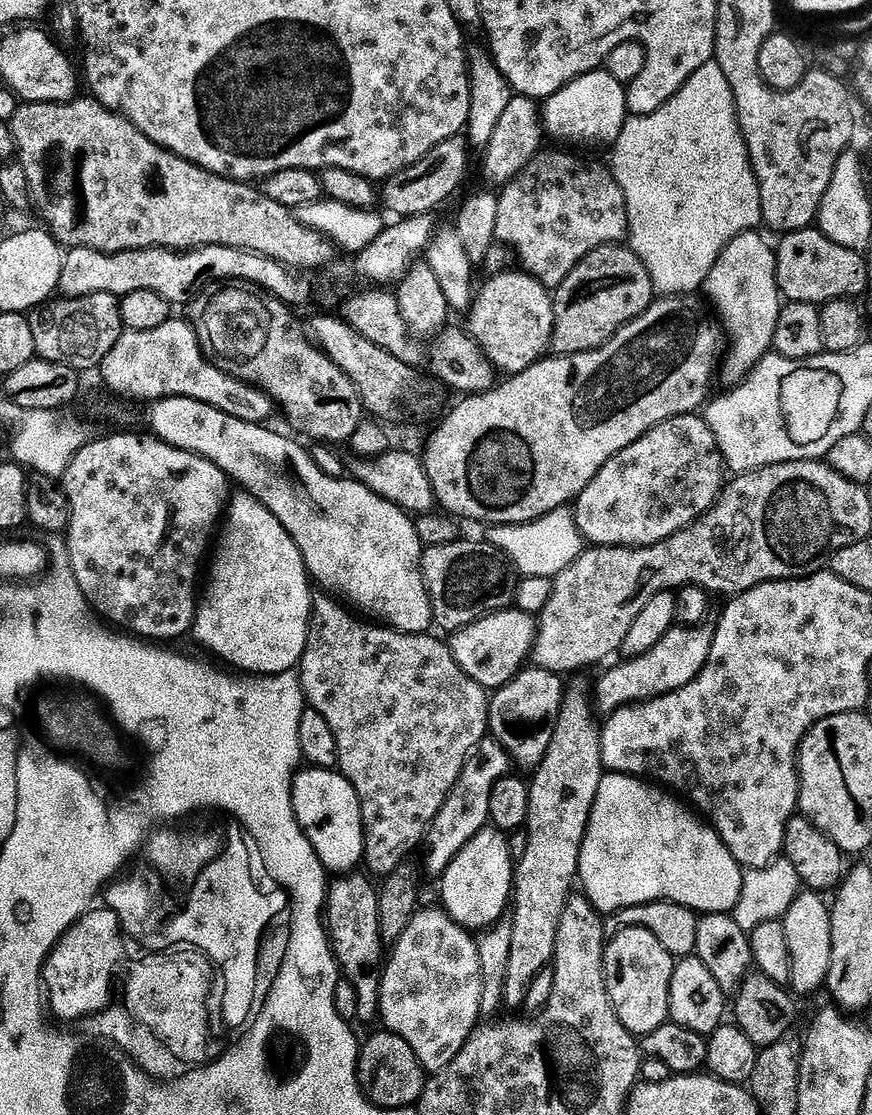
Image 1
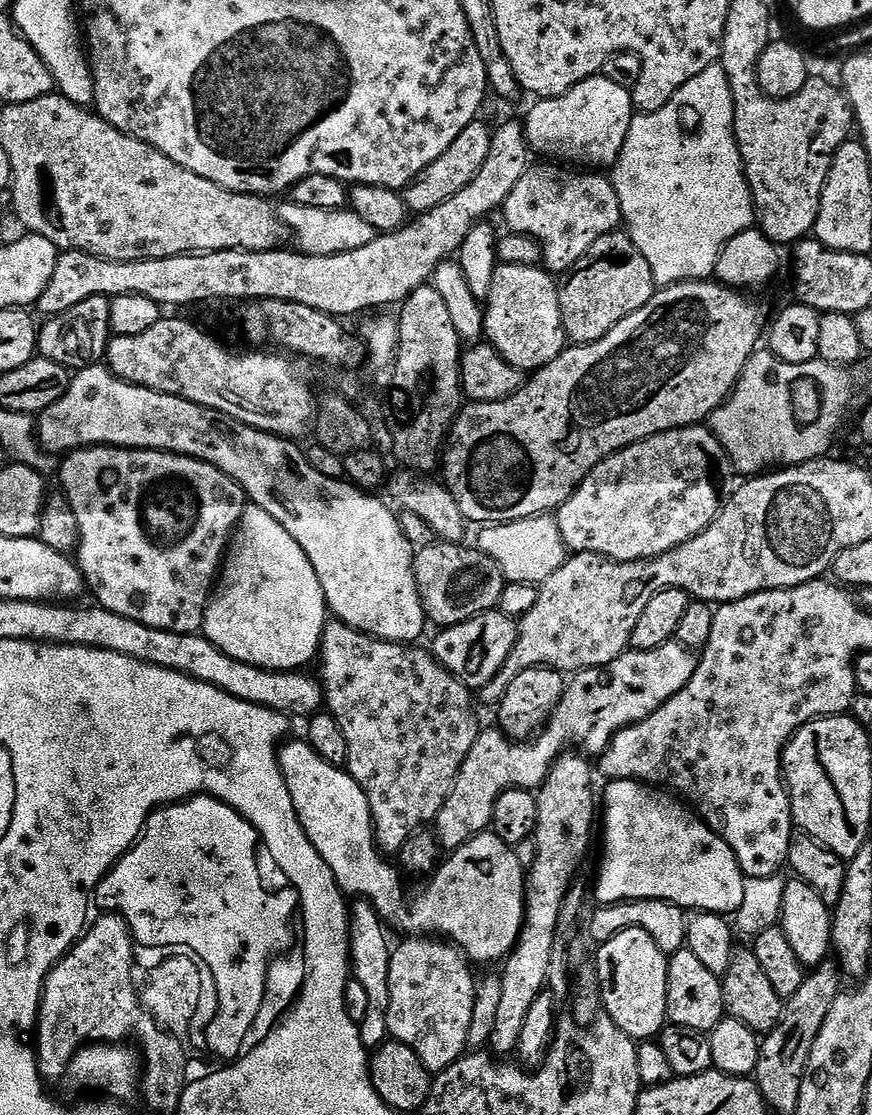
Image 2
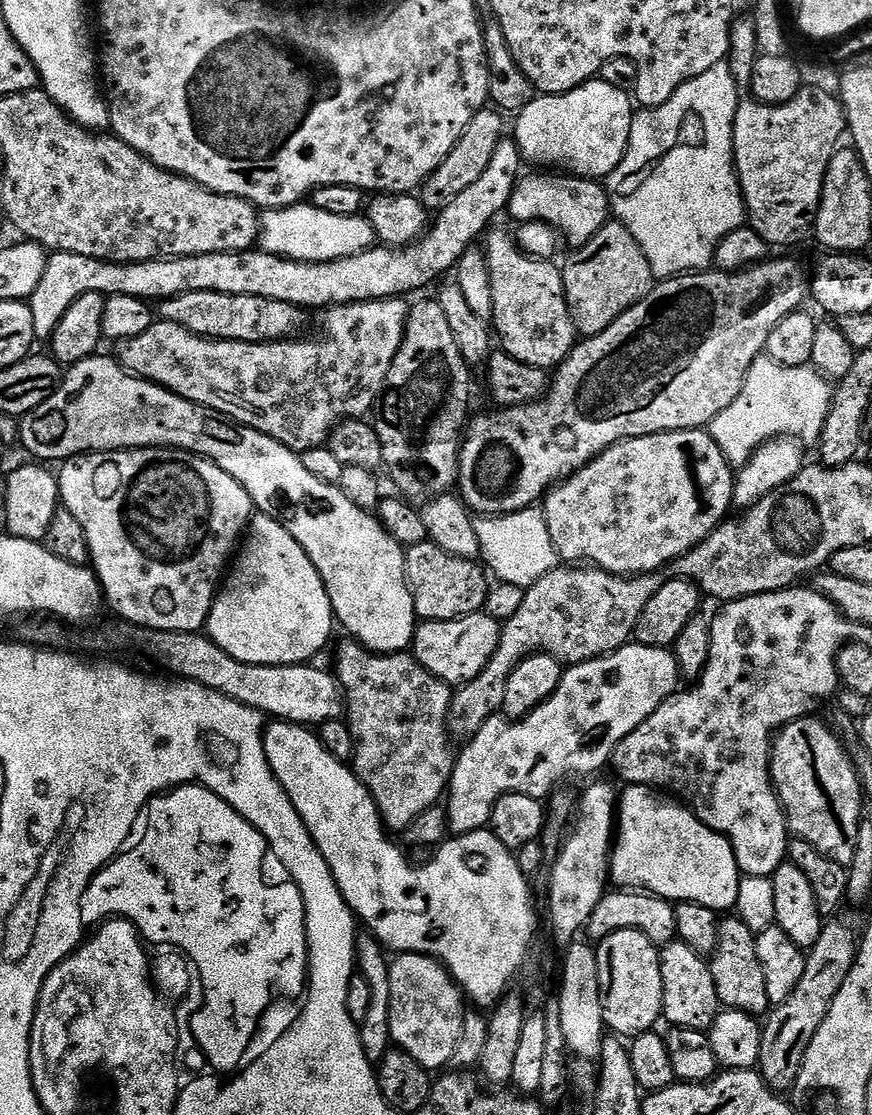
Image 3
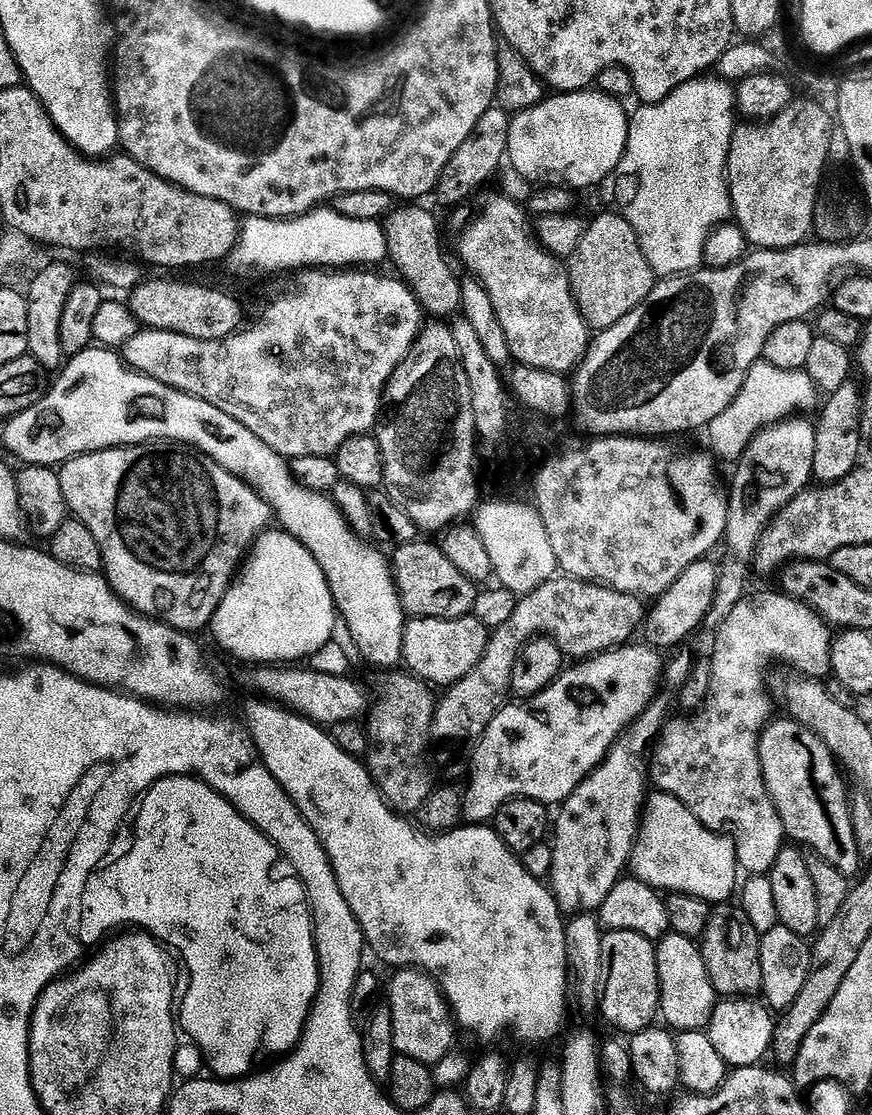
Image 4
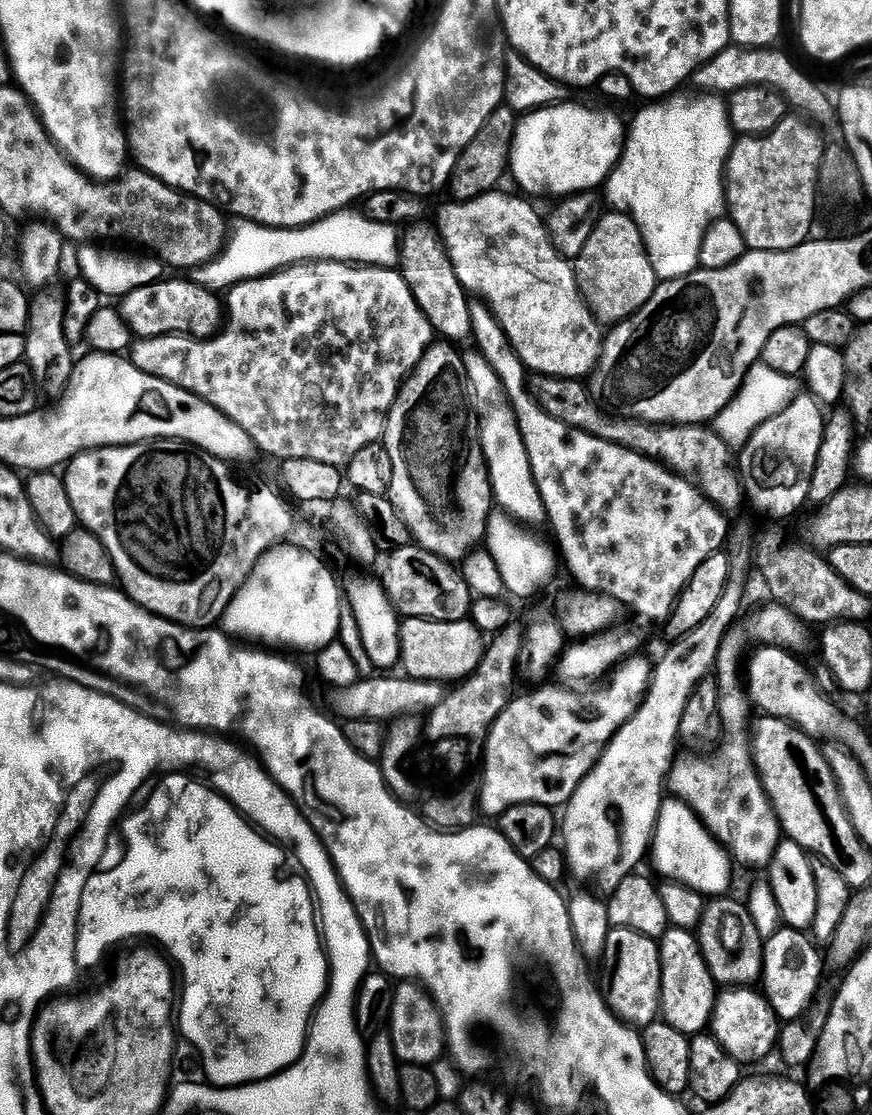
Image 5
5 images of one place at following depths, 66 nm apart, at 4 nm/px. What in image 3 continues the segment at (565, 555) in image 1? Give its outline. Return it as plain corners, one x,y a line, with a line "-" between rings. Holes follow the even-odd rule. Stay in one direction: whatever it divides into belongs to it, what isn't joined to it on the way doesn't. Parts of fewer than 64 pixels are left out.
539,507
523,508
520,512
511,512
505,516
477,519
476,533
483,563
487,571
501,584
513,584
527,590
530,585
557,567
556,547
550,538
546,518

